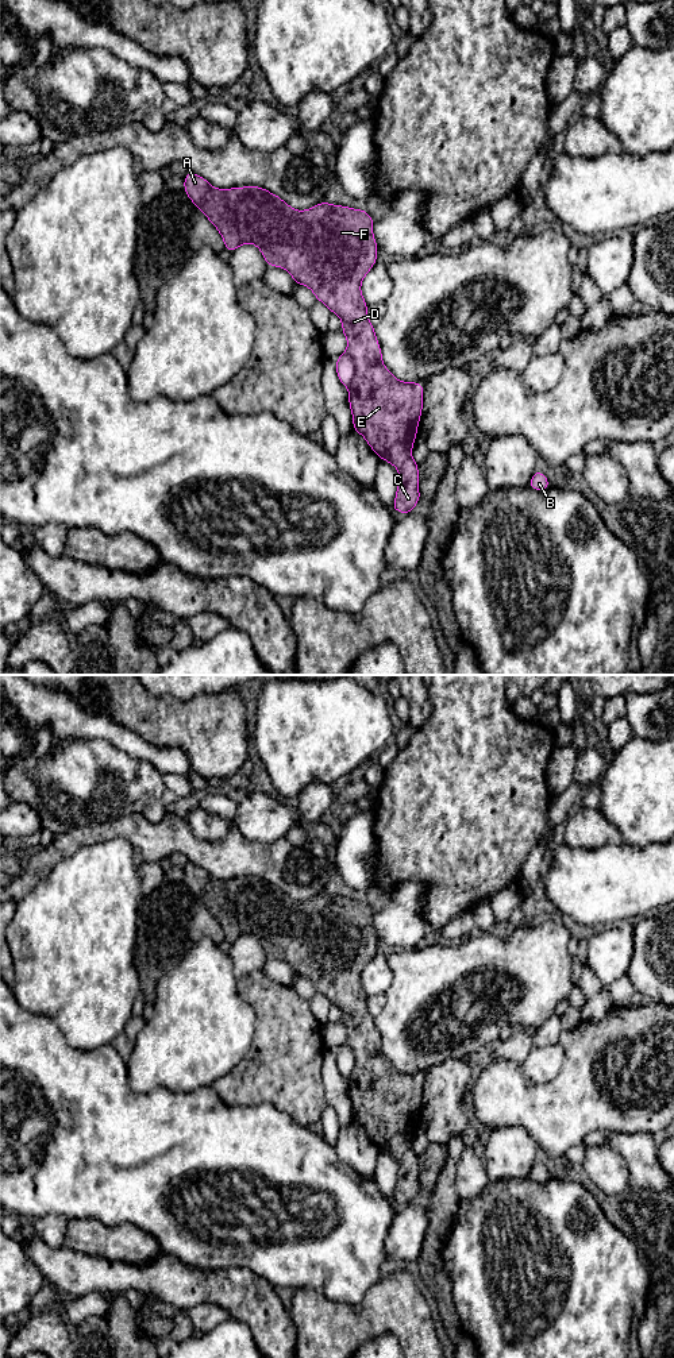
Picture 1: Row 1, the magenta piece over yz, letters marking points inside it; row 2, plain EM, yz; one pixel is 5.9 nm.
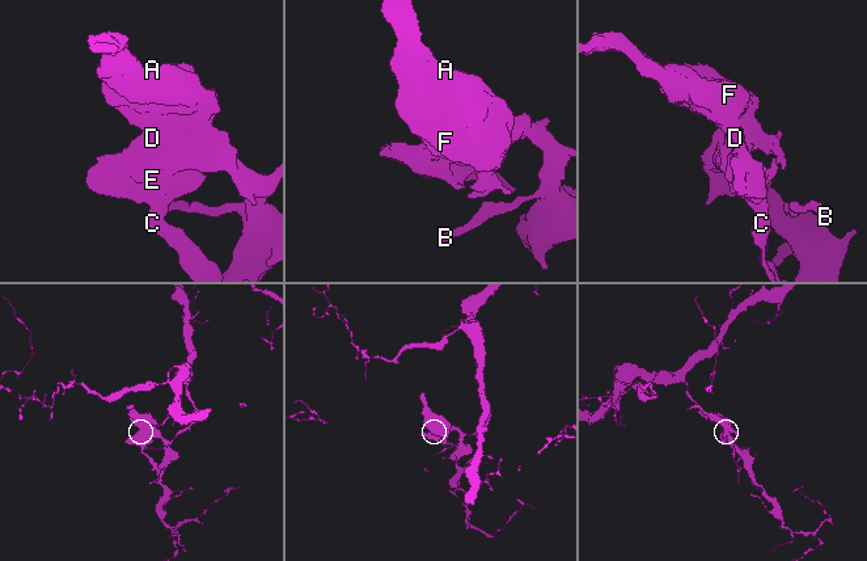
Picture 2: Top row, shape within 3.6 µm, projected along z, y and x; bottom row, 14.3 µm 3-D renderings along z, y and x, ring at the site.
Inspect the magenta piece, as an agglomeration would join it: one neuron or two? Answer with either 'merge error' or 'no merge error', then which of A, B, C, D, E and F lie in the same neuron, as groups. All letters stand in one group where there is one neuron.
merge error | A C D E F / B

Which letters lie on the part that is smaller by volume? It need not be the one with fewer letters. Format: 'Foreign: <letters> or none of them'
Foreign: A, C, D, E, F

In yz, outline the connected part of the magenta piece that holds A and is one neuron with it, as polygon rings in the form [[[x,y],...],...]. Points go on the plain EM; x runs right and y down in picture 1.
[[[193,863],[184,867],[184,883],[219,922],[224,941],[232,944],[253,934],[261,941],[266,957],[285,960],[294,975],[308,977],[317,992],[340,1008],[340,1022],[347,1030],[346,1043],[355,1056],[355,1066],[348,1077],[353,1120],[365,1129],[380,1150],[398,1160],[392,1201],[404,1205],[413,1203],[421,1191],[419,1156],[412,1150],[412,1138],[423,1104],[424,1076],[401,1073],[385,1058],[374,1016],[369,1012],[361,975],[377,954],[373,908],[366,900],[334,896],[324,891],[309,900],[296,902],[265,879],[247,876],[217,880]]]

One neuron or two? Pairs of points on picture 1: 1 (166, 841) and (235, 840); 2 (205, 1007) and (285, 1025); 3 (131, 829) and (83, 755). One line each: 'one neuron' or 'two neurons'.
1: one neuron
2: two neurons
3: two neurons

